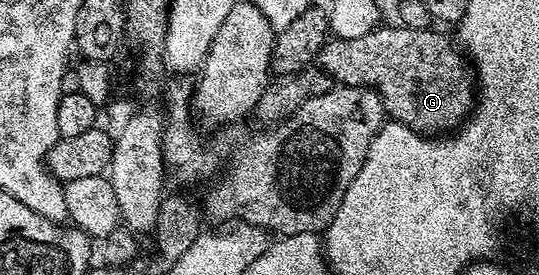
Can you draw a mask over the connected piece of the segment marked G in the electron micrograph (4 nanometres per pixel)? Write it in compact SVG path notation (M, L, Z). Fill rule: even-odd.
M377 26L362 34L362 38L353 40L329 39L318 55L321 70L333 76L337 85L373 89L382 98L385 113L397 124L415 128L421 134L444 134L455 129L474 107L474 72L465 53L432 28L410 30L403 26L384 27Z

